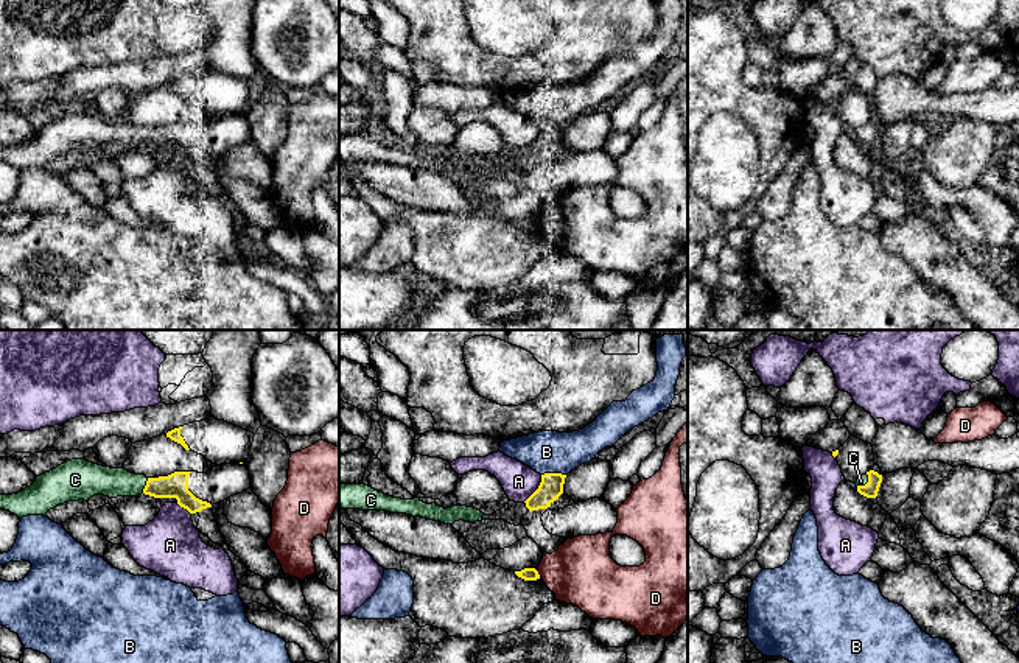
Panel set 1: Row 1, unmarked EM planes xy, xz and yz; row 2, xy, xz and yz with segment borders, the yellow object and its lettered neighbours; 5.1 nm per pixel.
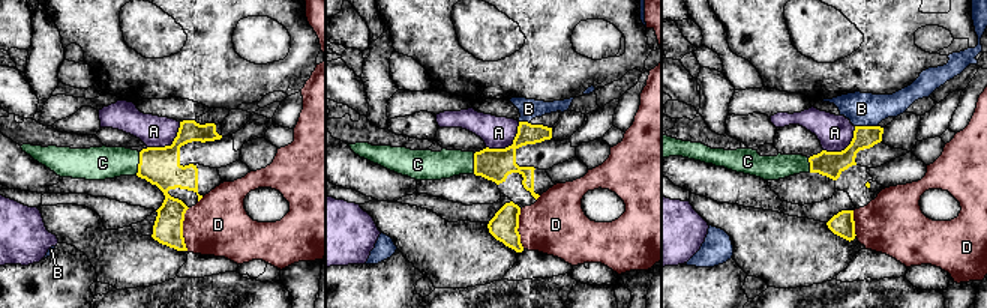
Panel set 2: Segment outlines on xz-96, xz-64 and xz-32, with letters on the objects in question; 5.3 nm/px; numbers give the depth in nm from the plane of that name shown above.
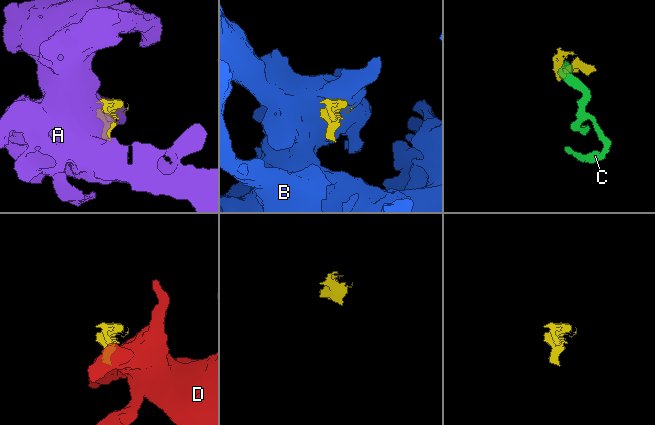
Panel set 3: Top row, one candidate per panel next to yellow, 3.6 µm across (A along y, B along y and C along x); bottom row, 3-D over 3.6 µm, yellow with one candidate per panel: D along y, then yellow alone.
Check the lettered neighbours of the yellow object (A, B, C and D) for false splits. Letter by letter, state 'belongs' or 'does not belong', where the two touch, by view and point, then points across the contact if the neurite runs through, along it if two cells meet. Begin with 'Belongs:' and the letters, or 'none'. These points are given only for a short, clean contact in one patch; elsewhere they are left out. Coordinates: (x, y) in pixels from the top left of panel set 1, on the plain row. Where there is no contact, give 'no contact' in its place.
Belongs: C
A: does not belong | xz (537, 140)
B: does not belong | xz (553, 125)
C: belongs | xy (145, 137)
D: does not belong | xz (537, 224)

